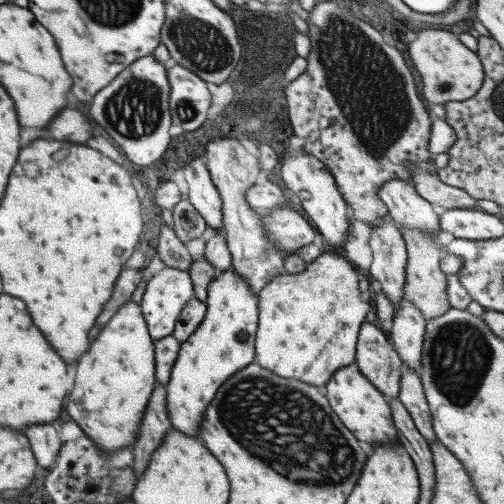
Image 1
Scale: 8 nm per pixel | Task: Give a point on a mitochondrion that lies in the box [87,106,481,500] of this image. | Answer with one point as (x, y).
(297, 438)

